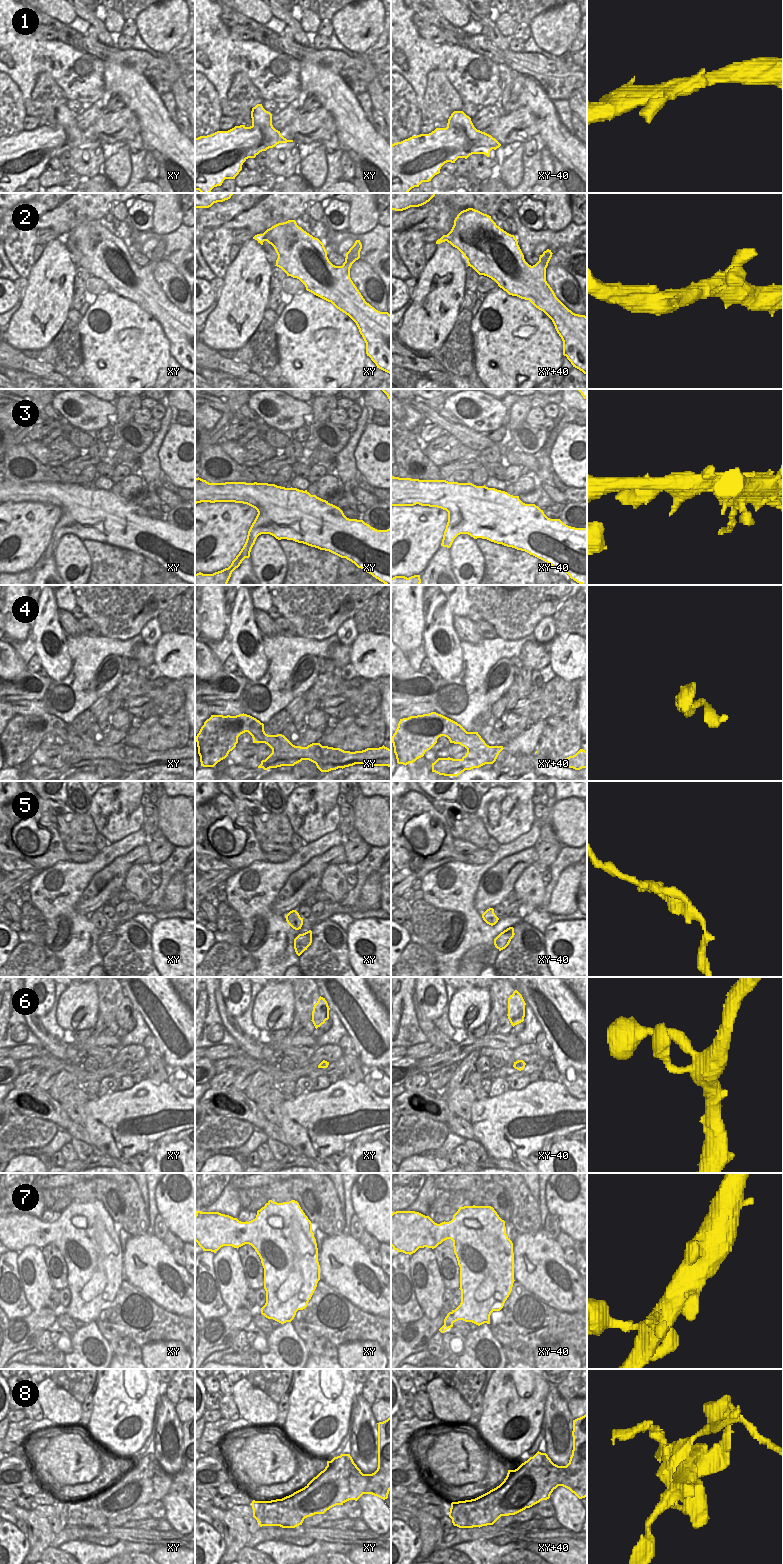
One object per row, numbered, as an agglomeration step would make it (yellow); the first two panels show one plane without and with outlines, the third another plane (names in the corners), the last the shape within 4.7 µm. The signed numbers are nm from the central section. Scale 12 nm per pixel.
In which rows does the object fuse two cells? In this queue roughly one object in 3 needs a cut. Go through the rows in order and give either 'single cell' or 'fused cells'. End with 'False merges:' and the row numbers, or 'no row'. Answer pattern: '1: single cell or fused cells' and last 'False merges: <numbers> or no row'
1: single cell
2: single cell
3: single cell
4: fused cells
5: fused cells
6: single cell
7: single cell
8: fused cells
False merges: 4, 5, 8

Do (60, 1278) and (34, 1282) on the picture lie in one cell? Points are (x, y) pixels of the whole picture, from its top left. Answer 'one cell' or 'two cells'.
two cells

